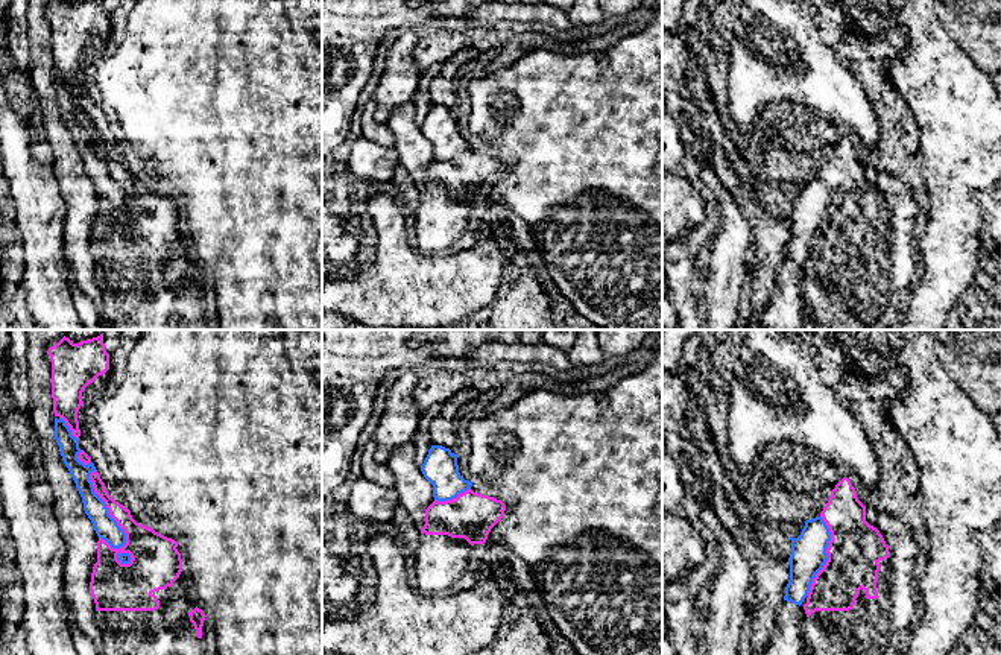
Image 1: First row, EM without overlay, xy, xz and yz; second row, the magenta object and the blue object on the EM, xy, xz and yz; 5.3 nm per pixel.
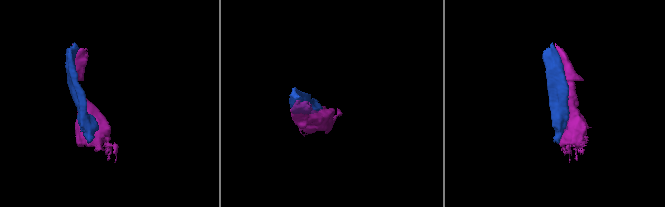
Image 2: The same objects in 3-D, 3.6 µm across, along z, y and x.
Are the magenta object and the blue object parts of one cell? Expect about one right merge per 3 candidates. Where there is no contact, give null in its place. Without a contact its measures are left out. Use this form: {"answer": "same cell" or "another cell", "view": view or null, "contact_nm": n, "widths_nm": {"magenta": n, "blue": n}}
{"answer": "another cell", "view": "xy", "contact_nm": 440, "widths_nm": {"magenta": 180, "blue": 120}}

